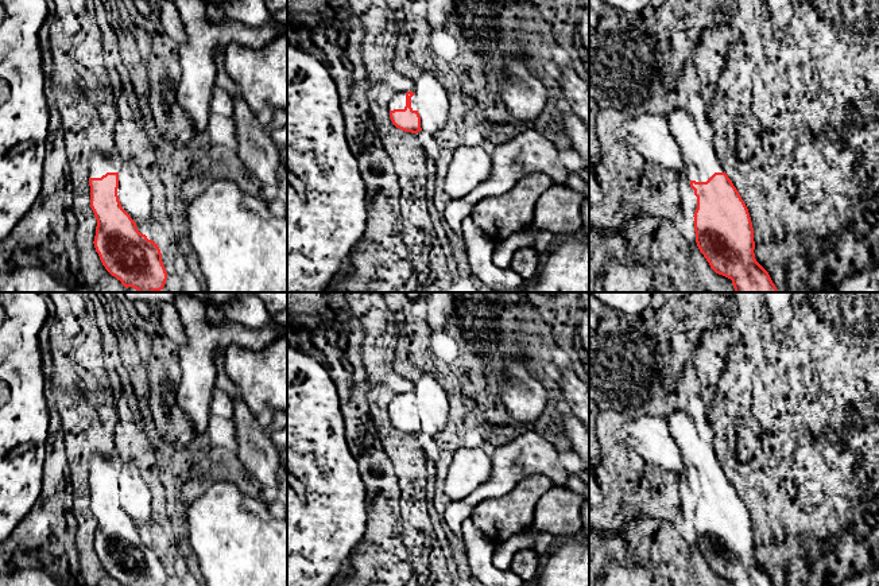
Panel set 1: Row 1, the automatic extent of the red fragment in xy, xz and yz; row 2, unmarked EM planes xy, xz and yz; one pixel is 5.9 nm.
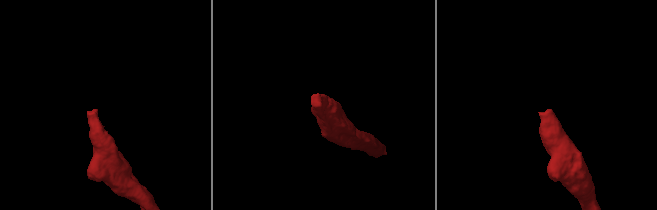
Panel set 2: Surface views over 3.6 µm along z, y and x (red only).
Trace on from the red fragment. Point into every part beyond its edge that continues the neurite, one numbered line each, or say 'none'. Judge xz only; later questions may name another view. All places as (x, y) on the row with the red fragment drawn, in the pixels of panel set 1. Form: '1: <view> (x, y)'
1: xz (398, 101)

